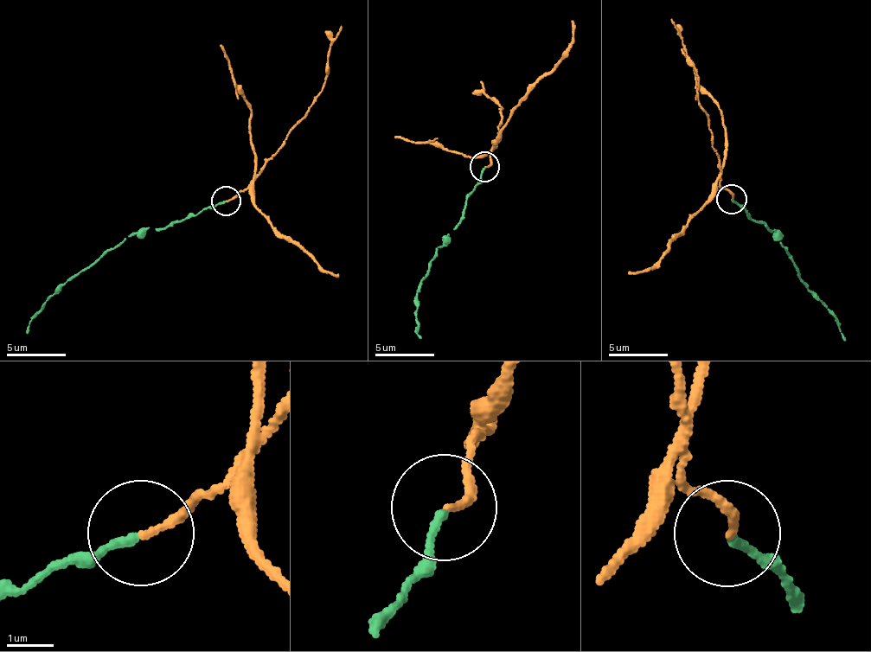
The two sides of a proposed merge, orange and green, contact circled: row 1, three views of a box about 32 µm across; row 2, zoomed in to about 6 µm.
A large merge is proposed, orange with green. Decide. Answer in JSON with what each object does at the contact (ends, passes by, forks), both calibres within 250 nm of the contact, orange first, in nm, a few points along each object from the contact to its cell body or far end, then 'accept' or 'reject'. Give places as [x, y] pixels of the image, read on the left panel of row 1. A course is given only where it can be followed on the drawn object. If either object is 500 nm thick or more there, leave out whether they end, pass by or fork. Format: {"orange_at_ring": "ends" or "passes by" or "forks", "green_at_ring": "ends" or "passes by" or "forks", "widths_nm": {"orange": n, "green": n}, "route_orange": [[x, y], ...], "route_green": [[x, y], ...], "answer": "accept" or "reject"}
{"orange_at_ring": "ends", "green_at_ring": "ends", "widths_nm": {"orange": 150, "green": 160}, "route_orange": [[226, 201], [248, 185], [262, 164], [282, 149], [290, 128], [308, 109], [323, 88], [330, 39], [341, 27]], "route_green": [[226, 201], [163, 228], [137, 230], [58, 290], [29, 322], [27, 334]], "answer": "reject"}

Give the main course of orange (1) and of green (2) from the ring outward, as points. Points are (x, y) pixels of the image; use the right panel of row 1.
1: (733, 200), (720, 182), (720, 161), (713, 143), (710, 122), (699, 103), (694, 62), (672, 19)
2: (733, 200), (768, 230), (778, 233), (809, 293), (820, 297), (844, 341)

